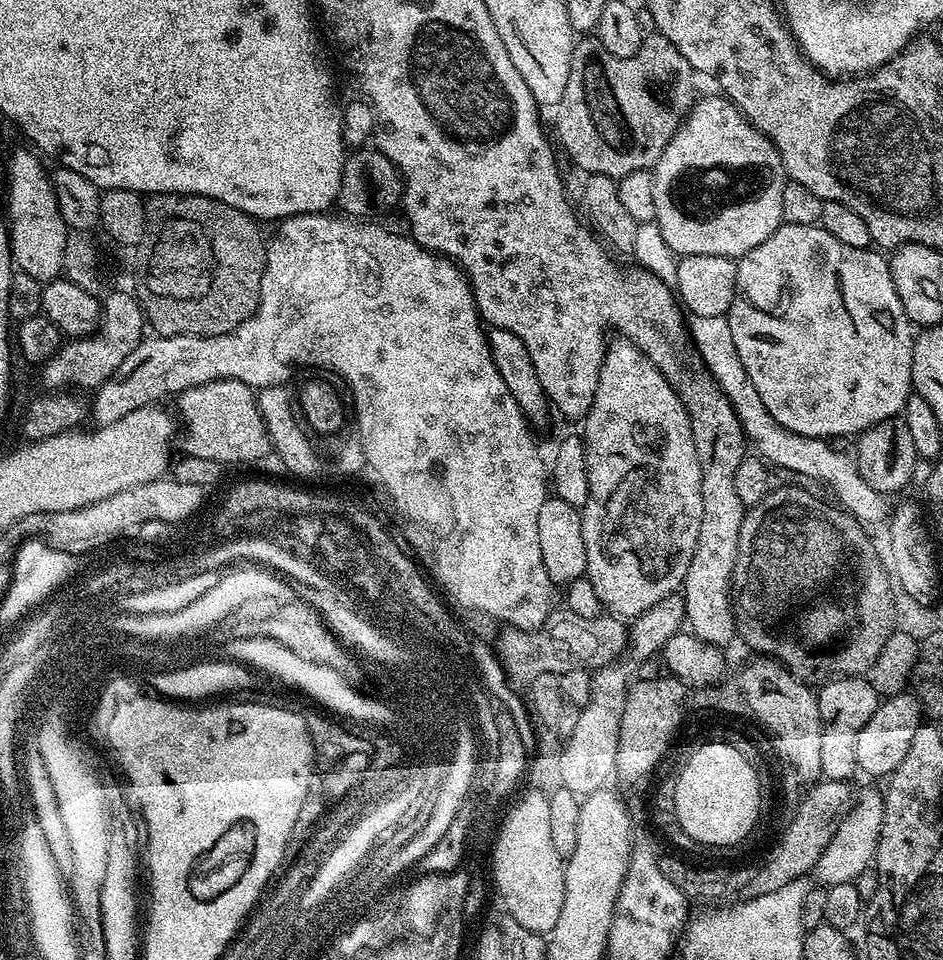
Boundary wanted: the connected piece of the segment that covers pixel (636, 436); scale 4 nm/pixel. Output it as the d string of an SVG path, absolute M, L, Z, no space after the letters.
M616 338L616 341L607 345L602 362L602 370L598 378L598 390L594 394L594 402L590 406L588 415L582 421L582 439L586 450L586 470L590 478L590 494L586 498L586 506L582 509L582 538L586 542L586 562L588 571L586 579L594 586L594 594L598 594L601 605L609 613L620 618L635 618L650 610L662 598L673 595L683 585L684 575L690 566L690 558L698 542L698 526L702 526L702 470L698 462L698 450L694 450L694 434L690 426L690 418L684 403L678 394L666 382L664 375L653 366L650 358L638 350L630 341Z

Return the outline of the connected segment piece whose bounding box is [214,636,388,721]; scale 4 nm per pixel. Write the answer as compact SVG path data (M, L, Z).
M266 636L242 637L237 640L225 639L224 645L214 654L217 661L228 661L232 664L245 665L257 673L265 672L300 692L305 692L312 700L317 700L329 713L337 712L340 718L349 721L351 716L382 717L388 711L379 704L363 700L366 694L363 690L355 688L347 675L340 673L330 666L319 665L318 662L306 661L300 658L293 650L287 649L282 642L272 640Z

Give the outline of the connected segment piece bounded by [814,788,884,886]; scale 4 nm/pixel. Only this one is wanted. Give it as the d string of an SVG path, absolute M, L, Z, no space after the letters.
M868 788L864 793L855 797L848 811L840 817L836 832L828 839L827 846L822 850L814 869L821 885L853 882L858 874L862 874L875 861L878 838L882 830L882 810L884 798L879 791Z

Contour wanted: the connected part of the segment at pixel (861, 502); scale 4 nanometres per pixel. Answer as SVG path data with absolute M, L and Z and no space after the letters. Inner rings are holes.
M705 316L703 320L687 321L692 343L695 344L697 352L700 354L700 361L703 362L708 373L718 382L722 394L726 394L730 406L734 410L740 408L738 418L741 426L744 427L745 437L750 441L757 453L773 469L781 468L784 472L793 472L796 476L805 476L808 480L817 480L820 484L825 484L838 501L839 507L843 508L861 525L876 524L880 519L887 517L890 507L886 501L885 493L874 490L860 476L856 468L856 461L851 455L839 452L836 448L831 448L828 440L815 440L802 434L794 434L794 430L786 430L762 406L762 398L758 395L758 390L754 390L754 382L750 382L750 374L746 374L746 366L742 366L742 358L738 358L738 350L734 350L734 338L730 334L730 322L727 316Z

